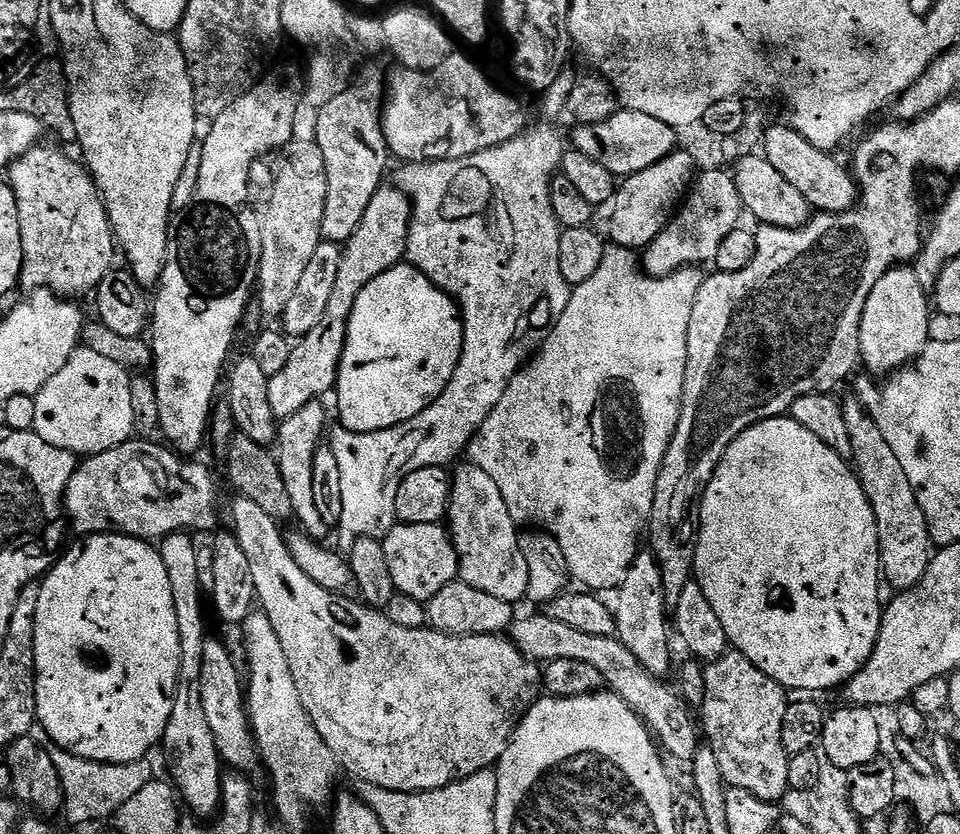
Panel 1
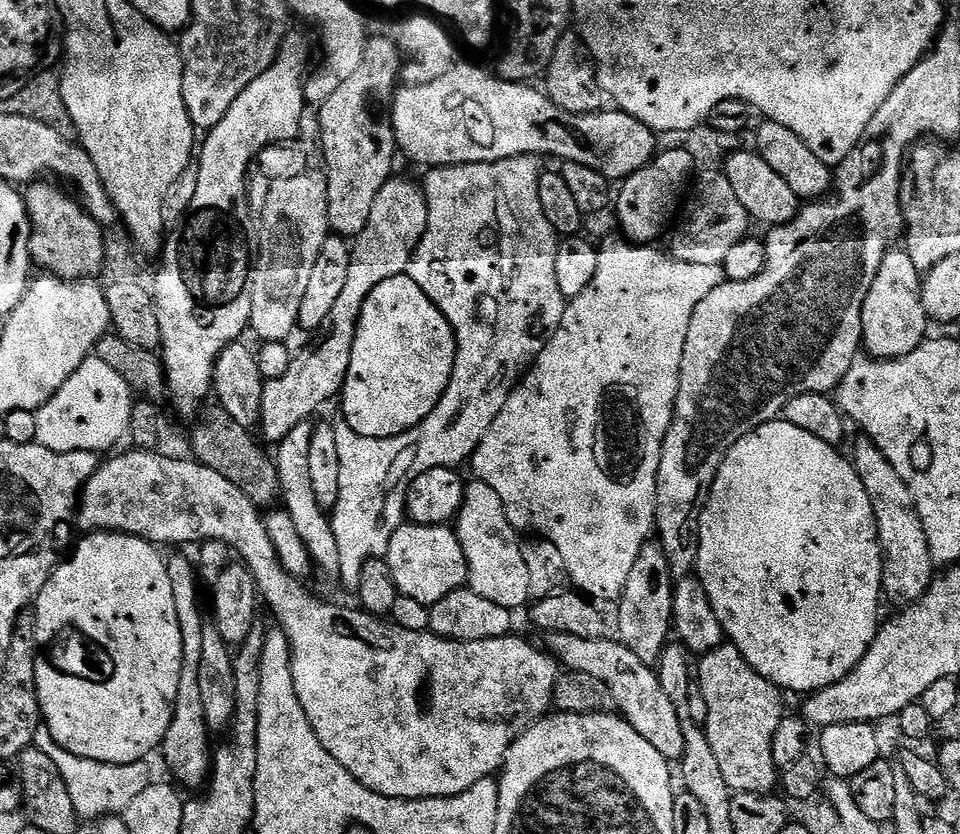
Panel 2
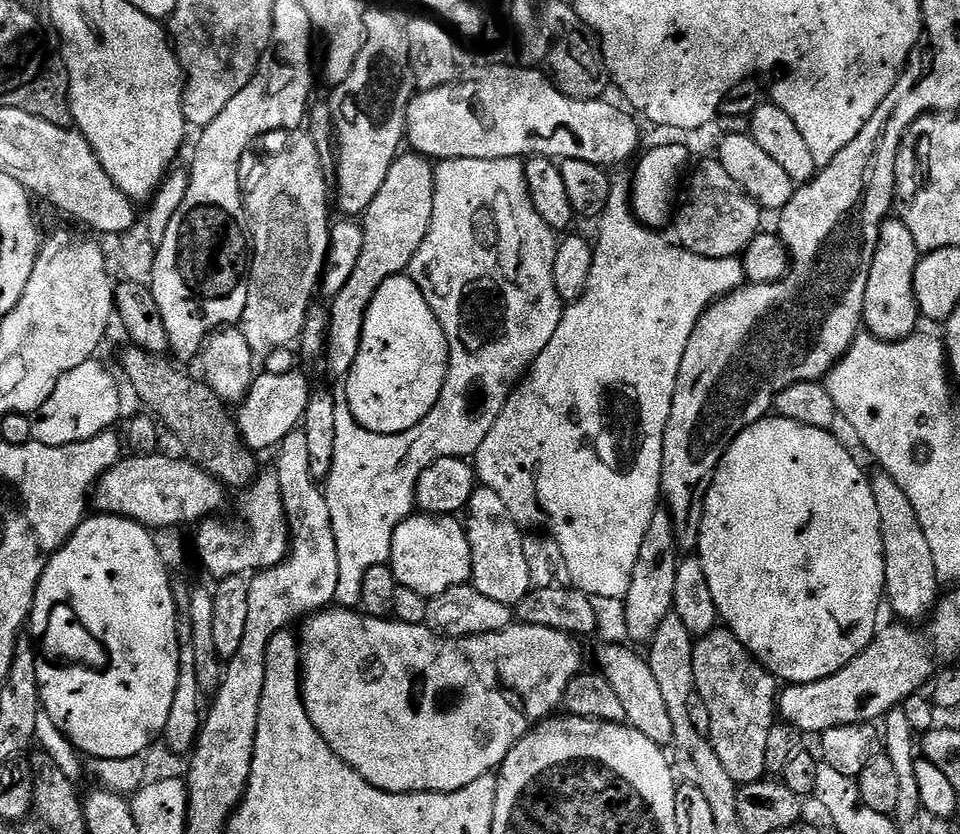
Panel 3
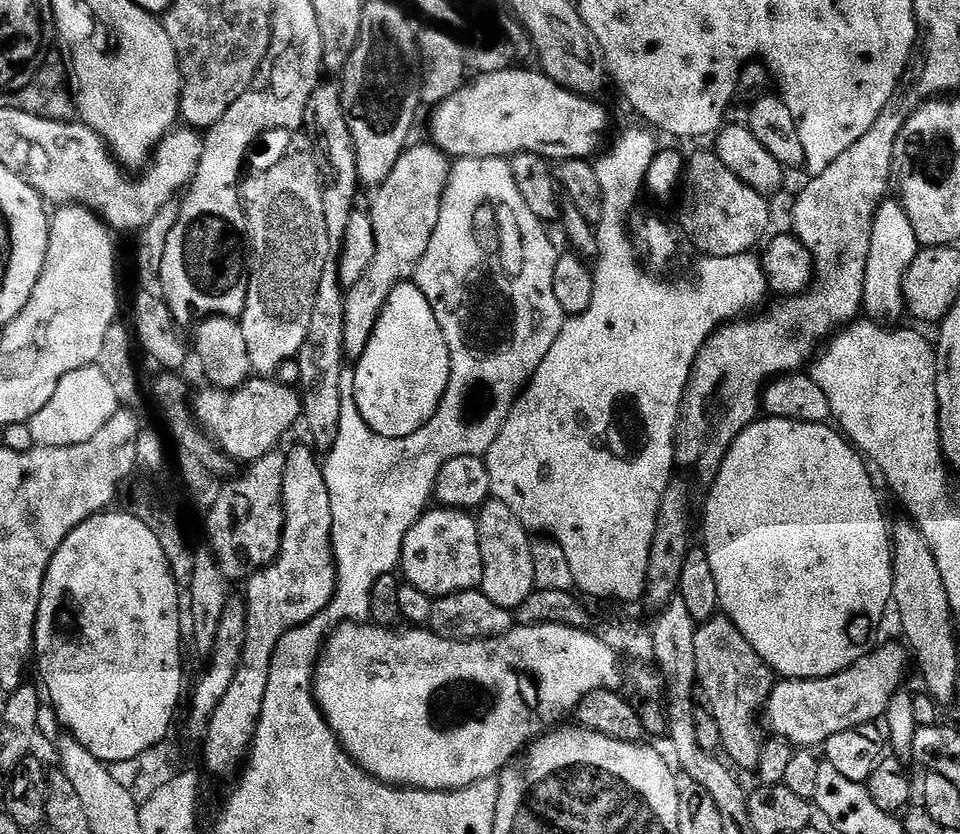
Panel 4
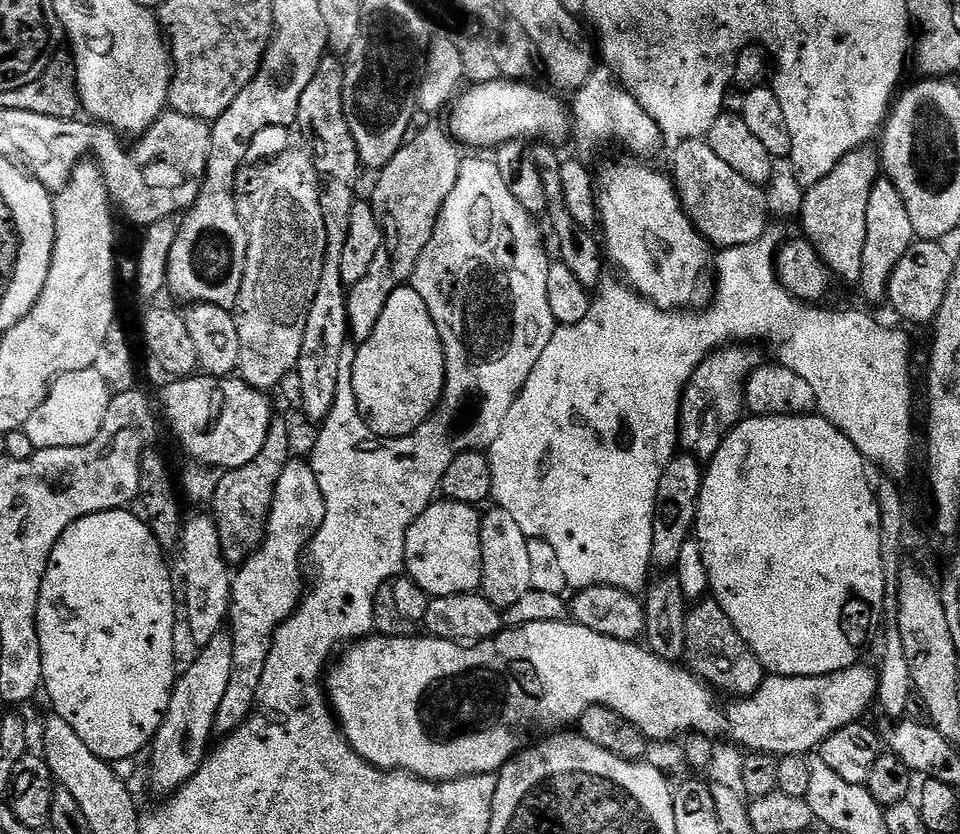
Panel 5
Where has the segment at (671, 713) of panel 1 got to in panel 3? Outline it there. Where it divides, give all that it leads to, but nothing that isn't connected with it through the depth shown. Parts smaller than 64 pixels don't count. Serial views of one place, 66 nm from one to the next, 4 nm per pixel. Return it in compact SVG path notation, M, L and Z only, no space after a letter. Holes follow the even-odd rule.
M627 643L624 644L602 645L596 652L597 666L595 667L599 675L607 678L611 688L614 689L614 694L618 694L619 700L622 701L629 727L638 730L640 734L645 734L646 738L656 745L663 748L669 747L673 740L673 726L666 704L662 701L662 694L658 690L657 679L654 678L647 659L641 655L639 657L628 648L630 646Z

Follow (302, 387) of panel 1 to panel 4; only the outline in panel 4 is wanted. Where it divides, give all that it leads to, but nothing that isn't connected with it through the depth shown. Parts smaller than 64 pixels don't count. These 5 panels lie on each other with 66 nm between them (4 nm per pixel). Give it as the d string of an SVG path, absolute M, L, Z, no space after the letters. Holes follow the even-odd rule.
M413 143L394 162L394 170L375 189L370 215L374 228L376 249L362 278L344 293L344 355L349 361L359 360L366 350L366 342L384 309L386 298L394 286L411 281L416 274L416 264L426 254L430 238L438 226L440 198L448 184L449 157L435 144ZM250 378L241 386L225 390L204 386L194 396L197 424L217 448L232 461L251 462L277 449L280 439L301 419L300 394L295 387L277 384L272 378Z

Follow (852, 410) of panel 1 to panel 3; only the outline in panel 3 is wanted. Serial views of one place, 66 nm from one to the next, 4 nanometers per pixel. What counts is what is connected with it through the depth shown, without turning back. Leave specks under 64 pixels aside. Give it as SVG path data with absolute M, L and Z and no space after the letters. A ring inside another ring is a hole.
M883 474L873 475L871 481L874 502L878 502L878 518L884 543L884 591L887 607L889 604L900 615L897 617L901 621L923 621L935 609L942 592L934 566L934 554L930 554L926 534L922 534L922 526L918 526L918 518L910 506L910 500L906 494L902 494L902 486L898 486L894 478Z

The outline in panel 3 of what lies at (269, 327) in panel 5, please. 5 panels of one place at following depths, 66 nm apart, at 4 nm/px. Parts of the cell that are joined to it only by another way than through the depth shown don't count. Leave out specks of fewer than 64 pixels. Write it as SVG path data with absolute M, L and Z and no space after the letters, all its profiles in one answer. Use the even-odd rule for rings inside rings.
M301 136L301 140L296 140L289 148L282 149L265 166L264 173L256 180L256 185L250 190L247 189L244 201L250 237L250 267L246 310L238 327L246 342L250 342L252 355L257 358L267 358L279 348L292 348L299 341L308 309L314 304L312 295L321 287L324 264L328 260L328 243L332 233L330 219L328 220L330 180L320 161L318 146L314 146L311 136Z

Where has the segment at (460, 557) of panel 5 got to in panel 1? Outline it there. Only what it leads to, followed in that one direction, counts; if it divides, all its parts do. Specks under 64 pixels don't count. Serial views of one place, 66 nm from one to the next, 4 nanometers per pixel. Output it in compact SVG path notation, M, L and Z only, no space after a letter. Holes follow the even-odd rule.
M397 523L382 537L382 543L386 550L386 566L390 566L397 593L427 602L434 598L434 594L438 594L438 590L442 590L442 586L450 586L459 577L460 559L443 523Z

